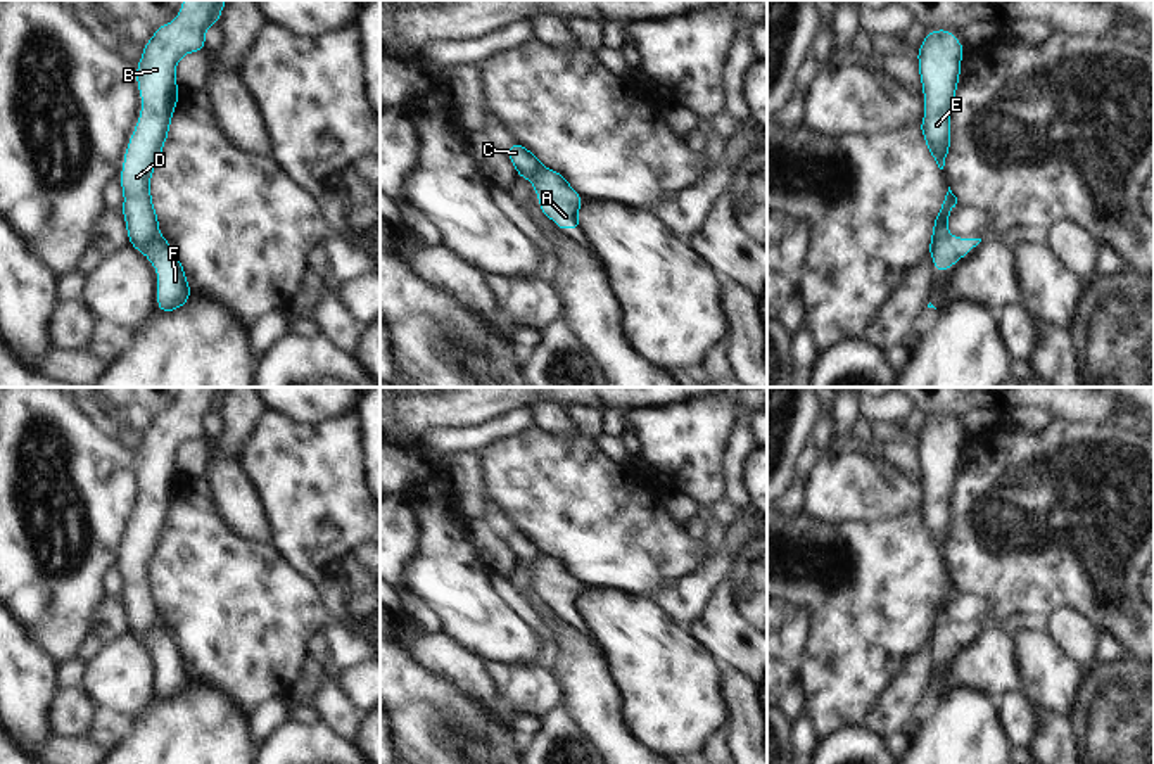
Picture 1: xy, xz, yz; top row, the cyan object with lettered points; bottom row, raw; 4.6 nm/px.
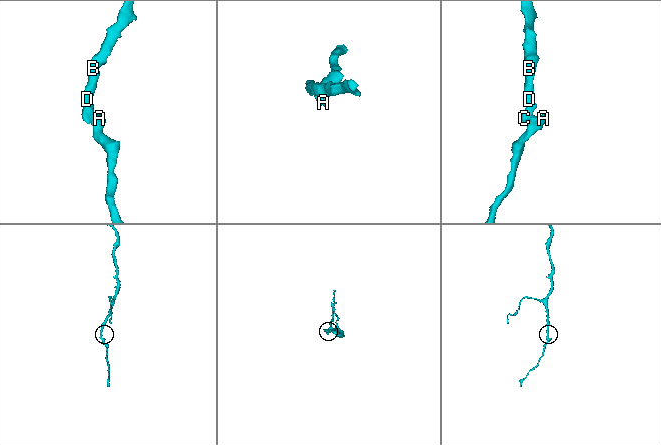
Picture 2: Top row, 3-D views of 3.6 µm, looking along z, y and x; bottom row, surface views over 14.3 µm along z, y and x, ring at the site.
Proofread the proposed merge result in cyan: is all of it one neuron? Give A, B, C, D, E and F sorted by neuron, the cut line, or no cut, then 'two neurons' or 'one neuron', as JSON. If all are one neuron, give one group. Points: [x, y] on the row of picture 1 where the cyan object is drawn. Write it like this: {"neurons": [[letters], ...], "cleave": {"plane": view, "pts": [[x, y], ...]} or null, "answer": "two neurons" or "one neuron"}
{"neurons": [["A", "F"], ["B", "C", "D", "E"]], "cleave": {"plane": "yz", "pts": [[945, 230], [930, 253]]}, "answer": "two neurons"}

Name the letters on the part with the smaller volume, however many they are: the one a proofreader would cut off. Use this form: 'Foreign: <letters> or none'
Foreign: A, F

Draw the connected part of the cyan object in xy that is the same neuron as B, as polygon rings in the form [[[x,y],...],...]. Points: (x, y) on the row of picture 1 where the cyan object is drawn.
[[[183,0],[178,16],[155,29],[136,62],[142,111],[123,157],[123,216],[130,245],[149,254],[161,235],[150,178],[168,140],[180,99],[176,66],[190,52],[206,50],[206,29],[219,22],[226,0]]]

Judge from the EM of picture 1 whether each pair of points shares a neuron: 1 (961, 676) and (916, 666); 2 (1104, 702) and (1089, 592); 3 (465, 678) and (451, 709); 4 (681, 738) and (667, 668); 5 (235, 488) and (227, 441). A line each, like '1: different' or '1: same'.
1: different
2: different
3: different
4: same
5: different

